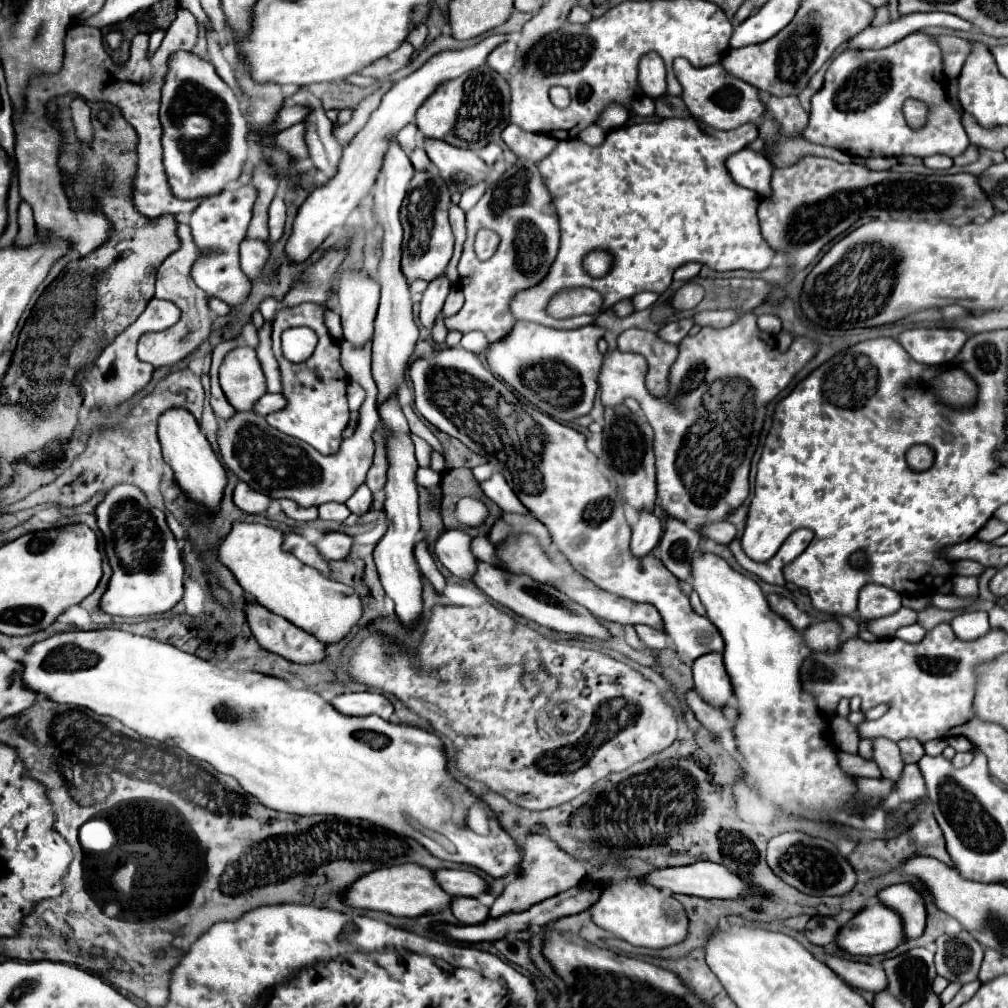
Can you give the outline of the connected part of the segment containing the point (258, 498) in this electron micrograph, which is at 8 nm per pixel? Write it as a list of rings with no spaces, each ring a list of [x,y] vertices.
[[[239,482],[233,490],[233,502],[247,514],[263,514],[269,506],[269,496],[251,490],[247,484]]]

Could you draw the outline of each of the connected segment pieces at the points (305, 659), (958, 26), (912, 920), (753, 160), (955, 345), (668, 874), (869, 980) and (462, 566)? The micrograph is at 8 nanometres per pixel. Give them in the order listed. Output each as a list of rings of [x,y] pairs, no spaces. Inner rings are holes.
[[[249,600],[245,602],[245,616],[247,616],[247,622],[251,626],[251,632],[255,634],[257,642],[269,650],[269,652],[275,652],[291,662],[301,662],[301,664],[309,664],[309,662],[319,662],[325,654],[323,654],[323,644],[311,636],[309,632],[305,632],[303,628],[297,628],[295,624],[291,624],[289,620],[273,614],[271,610],[267,610],[265,606],[257,604],[255,600]]]
[[[919,12],[919,14],[907,14],[895,22],[883,24],[883,26],[869,26],[863,32],[859,32],[855,38],[847,42],[847,50],[877,50],[887,48],[893,42],[905,38],[907,34],[913,34],[917,30],[929,28],[929,26],[945,26],[953,30],[971,30],[971,22],[947,14],[947,12]]]
[[[893,884],[877,894],[883,906],[899,914],[905,940],[913,940],[923,934],[925,928],[925,904],[917,890],[911,884]]]
[[[743,148],[741,152],[727,158],[727,170],[731,178],[753,192],[757,192],[759,198],[771,198],[771,174],[773,164],[767,162],[767,156],[763,152]]]
[[[911,328],[899,334],[899,342],[909,356],[927,366],[951,362],[965,340],[967,334],[955,328]]]
[[[695,862],[681,868],[659,868],[645,874],[641,880],[645,880],[647,884],[659,890],[669,890],[673,894],[689,894],[699,898],[739,898],[745,896],[745,888],[747,888],[747,884],[739,876],[735,876],[735,872],[715,862]]]
[[[827,956],[825,964],[831,966],[831,970],[853,988],[869,990],[869,992],[887,990],[889,980],[887,980],[887,974],[883,972],[881,966],[871,966],[865,962],[853,962],[853,960],[837,958],[837,956]]]
[[[445,530],[435,544],[435,554],[441,564],[461,580],[473,580],[477,574],[477,556],[471,552],[471,536],[463,530]]]

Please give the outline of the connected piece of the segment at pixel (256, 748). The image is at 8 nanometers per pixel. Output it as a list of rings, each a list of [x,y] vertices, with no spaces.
[[[117,628],[55,634],[33,644],[21,662],[25,666],[23,680],[27,688],[43,692],[55,702],[85,706],[95,714],[117,718],[145,738],[181,748],[191,758],[209,762],[217,772],[237,778],[251,796],[269,808],[301,816],[331,814],[369,820],[417,838],[437,858],[475,866],[493,878],[519,870],[521,850],[501,830],[491,810],[487,810],[491,816],[487,820],[486,813],[471,808],[477,804],[477,798],[447,774],[441,740],[421,728],[389,724],[377,716],[349,718],[335,712],[313,690],[291,688],[279,678],[257,672],[243,674],[219,668],[211,660],[197,658],[171,644]]]

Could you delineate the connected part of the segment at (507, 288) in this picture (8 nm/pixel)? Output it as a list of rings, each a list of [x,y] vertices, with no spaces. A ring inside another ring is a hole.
[[[509,124],[501,132],[501,138],[517,154],[517,164],[513,170],[505,170],[495,184],[489,184],[483,198],[467,212],[467,240],[459,260],[459,284],[465,294],[465,304],[455,316],[445,318],[449,330],[481,330],[485,332],[487,340],[501,340],[507,336],[515,324],[515,318],[507,308],[511,296],[523,288],[539,284],[559,250],[557,214],[539,170],[535,168],[537,160],[553,152],[557,140],[547,134],[525,132],[515,124]],[[479,228],[495,230],[501,238],[497,254],[485,262],[481,262],[473,252],[475,232]]]

